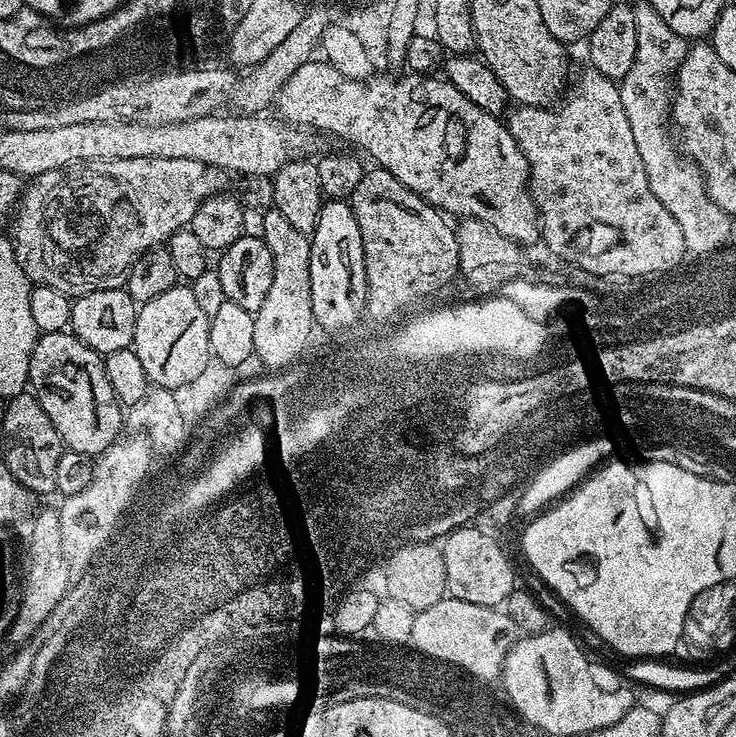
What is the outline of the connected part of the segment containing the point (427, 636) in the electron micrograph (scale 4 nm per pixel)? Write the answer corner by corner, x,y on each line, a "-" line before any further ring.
451,598
434,602
434,606
415,613
410,641
411,647
423,655
436,652
436,656
456,660
456,664
467,662
468,668
482,670
482,674
489,676
492,676
495,668
504,671
504,659
507,658
513,643
514,627
504,610

